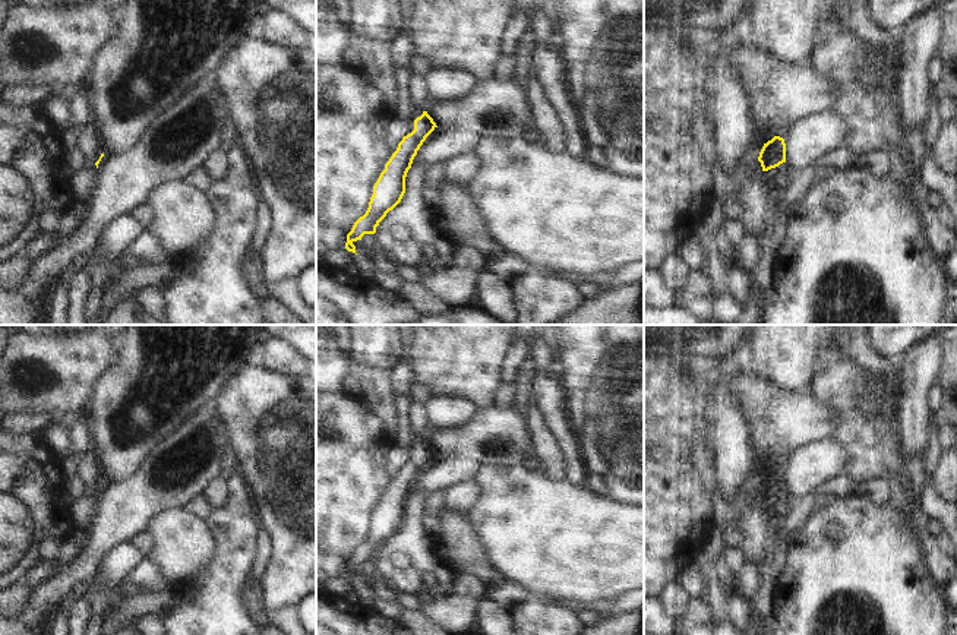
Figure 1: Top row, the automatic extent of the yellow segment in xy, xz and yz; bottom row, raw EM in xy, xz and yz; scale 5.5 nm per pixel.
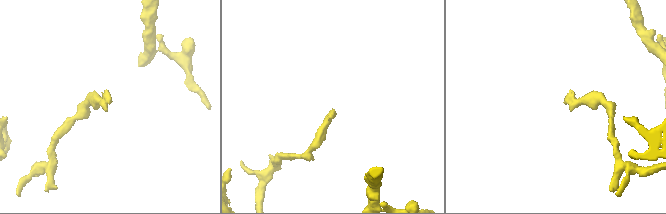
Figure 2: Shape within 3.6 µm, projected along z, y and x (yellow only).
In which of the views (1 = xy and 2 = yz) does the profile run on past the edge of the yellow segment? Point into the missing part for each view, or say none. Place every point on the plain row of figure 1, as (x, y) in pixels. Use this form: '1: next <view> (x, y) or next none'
1: next none
2: next none

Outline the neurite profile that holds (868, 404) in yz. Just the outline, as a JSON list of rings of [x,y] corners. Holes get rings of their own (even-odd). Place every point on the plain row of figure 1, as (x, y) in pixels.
[[[865,394],[865,395],[859,397],[859,405],[860,405],[865,417],[874,426],[877,426],[877,410],[878,410],[877,401],[871,395]]]

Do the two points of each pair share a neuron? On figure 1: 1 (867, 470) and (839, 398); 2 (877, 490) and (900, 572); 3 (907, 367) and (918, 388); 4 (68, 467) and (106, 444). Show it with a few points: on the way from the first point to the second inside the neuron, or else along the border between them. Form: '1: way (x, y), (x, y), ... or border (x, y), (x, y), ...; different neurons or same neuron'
1: way (867, 452), (867, 442), (856, 432), (853, 416); same neuron
2: border (853, 495), (891, 506); different neurons
3: way (912, 372), (916, 376), (916, 384); same neuron
4: border (89, 420), (94, 449); different neurons

